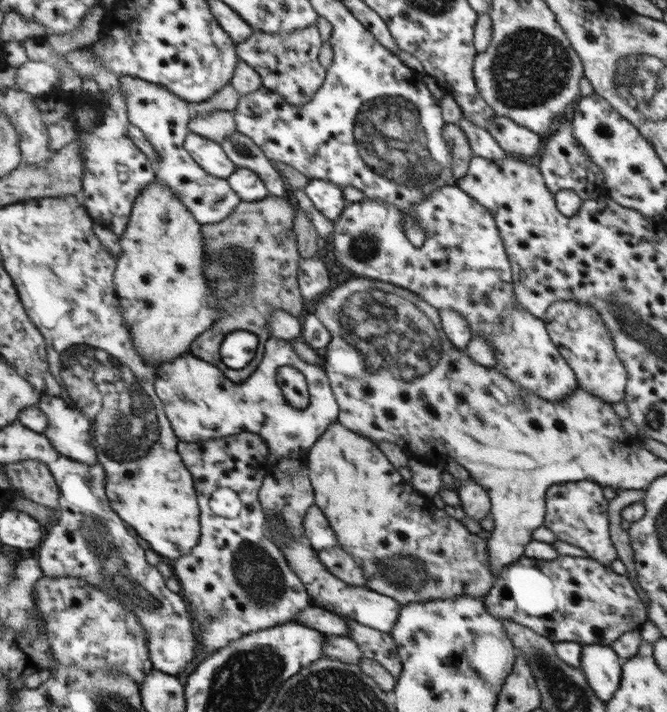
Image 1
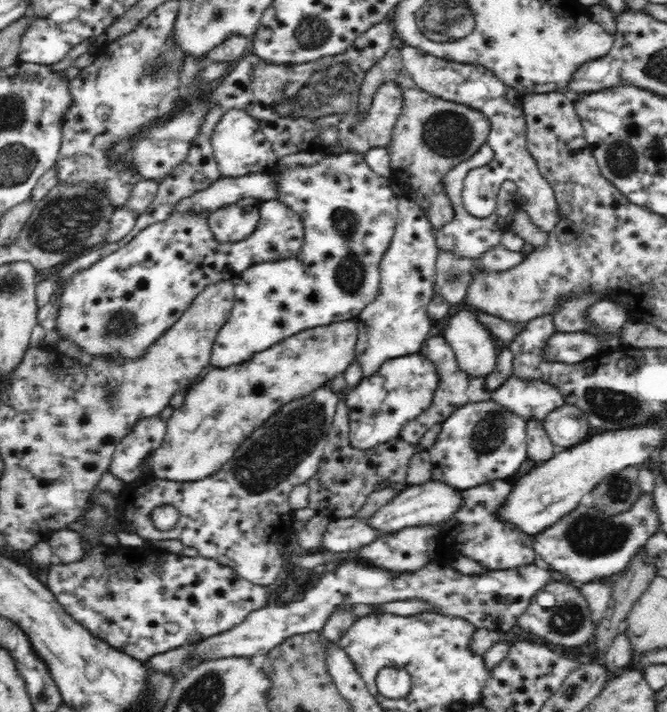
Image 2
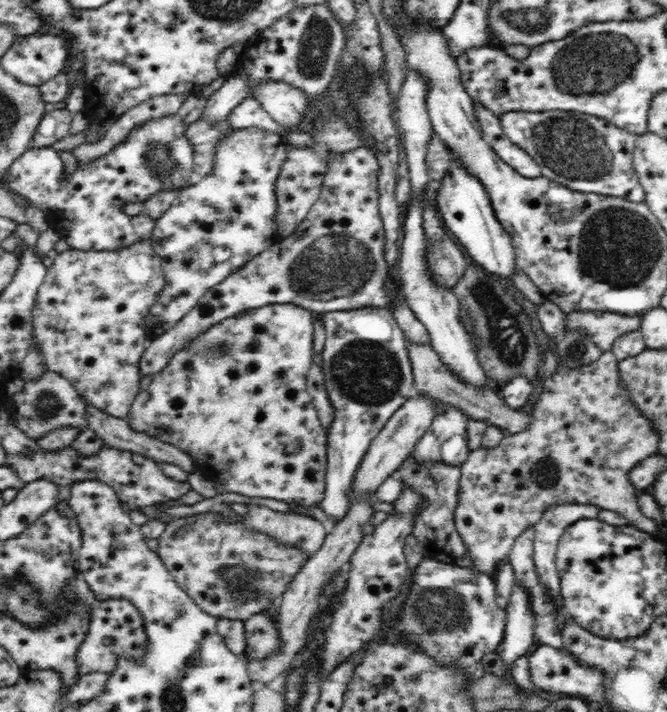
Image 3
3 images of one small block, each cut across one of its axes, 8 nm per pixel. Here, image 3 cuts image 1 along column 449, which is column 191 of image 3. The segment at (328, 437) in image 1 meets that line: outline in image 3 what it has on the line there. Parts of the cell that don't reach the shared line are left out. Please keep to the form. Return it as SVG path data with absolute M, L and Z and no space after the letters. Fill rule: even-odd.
M213 511L172 519L158 538L157 555L179 587L185 589L204 612L216 619L242 622L250 620L258 612L274 608L308 559L306 552L297 544L282 544L281 540L258 532L243 521ZM232 562L240 562L250 570L258 570L258 580L266 584L270 598L250 604L250 600L236 602L226 596L228 580L220 578L218 568L230 568Z

